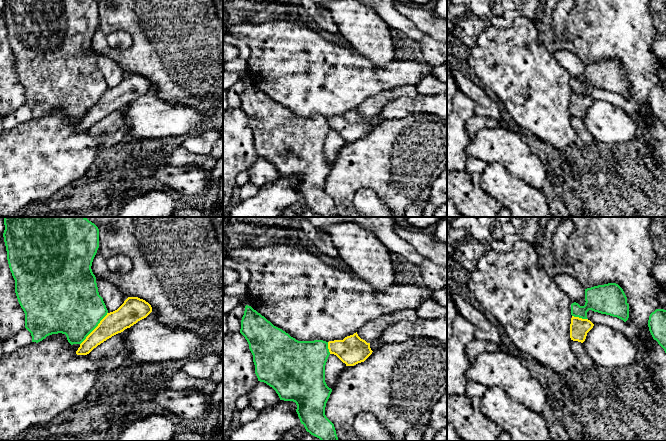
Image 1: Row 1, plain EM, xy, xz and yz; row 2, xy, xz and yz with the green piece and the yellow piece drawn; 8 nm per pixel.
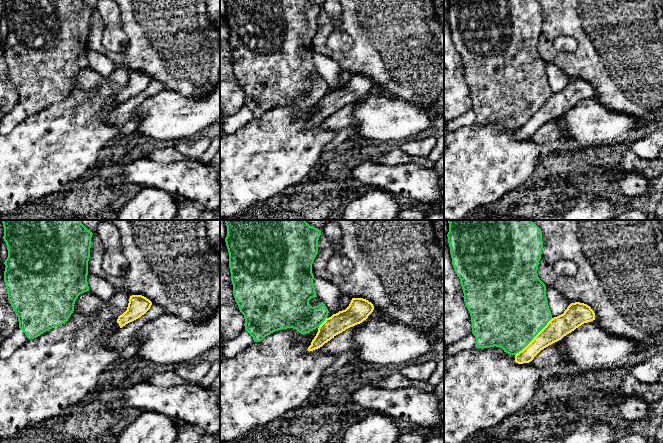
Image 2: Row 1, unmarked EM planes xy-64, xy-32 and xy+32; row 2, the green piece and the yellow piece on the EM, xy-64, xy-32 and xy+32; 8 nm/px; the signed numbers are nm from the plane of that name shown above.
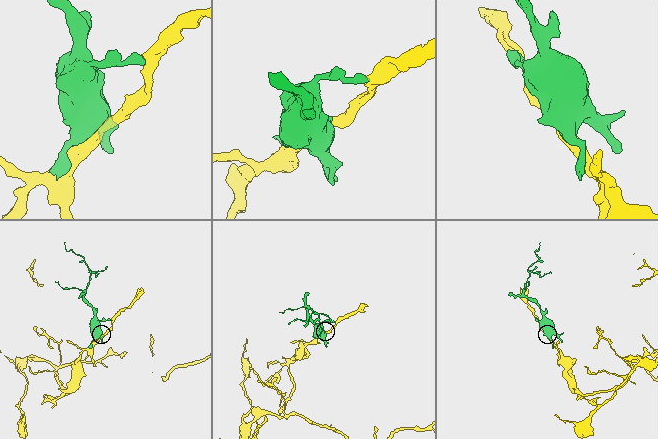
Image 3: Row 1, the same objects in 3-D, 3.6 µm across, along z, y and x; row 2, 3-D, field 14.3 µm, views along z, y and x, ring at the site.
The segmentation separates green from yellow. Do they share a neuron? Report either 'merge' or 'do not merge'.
do not merge

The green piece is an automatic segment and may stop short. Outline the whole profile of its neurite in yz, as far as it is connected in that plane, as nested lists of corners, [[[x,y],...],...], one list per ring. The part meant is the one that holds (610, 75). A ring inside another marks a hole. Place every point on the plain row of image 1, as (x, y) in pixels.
[[[608,59],[585,65],[585,81],[571,80],[571,91],[582,95],[592,86],[617,93],[624,98],[629,94],[629,80],[623,65],[616,59]]]

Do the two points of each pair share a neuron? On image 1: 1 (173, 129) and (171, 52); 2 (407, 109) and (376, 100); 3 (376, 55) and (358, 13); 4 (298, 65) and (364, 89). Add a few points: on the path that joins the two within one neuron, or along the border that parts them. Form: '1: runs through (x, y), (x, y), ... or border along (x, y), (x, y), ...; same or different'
1: border along (153, 88), (160, 97), (167, 101), (193, 106); different
2: border along (411, 97), (389, 101), (370, 118); different
3: runs through (376, 45), (374, 40), (358, 23); same
4: runs through (314, 60), (335, 79), (348, 79); same

